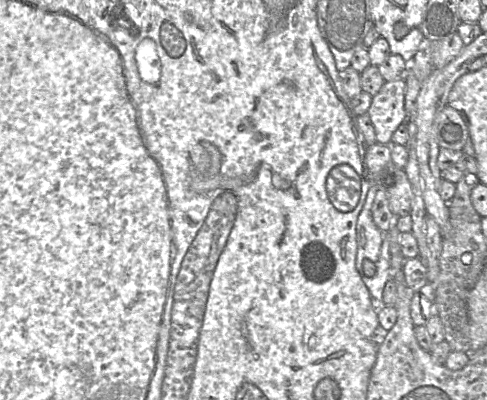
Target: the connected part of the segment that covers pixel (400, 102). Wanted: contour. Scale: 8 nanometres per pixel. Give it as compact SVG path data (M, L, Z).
M403 77L385 82L379 92L372 97L368 116L375 130L376 142L389 145L393 133L405 122L406 84Z

